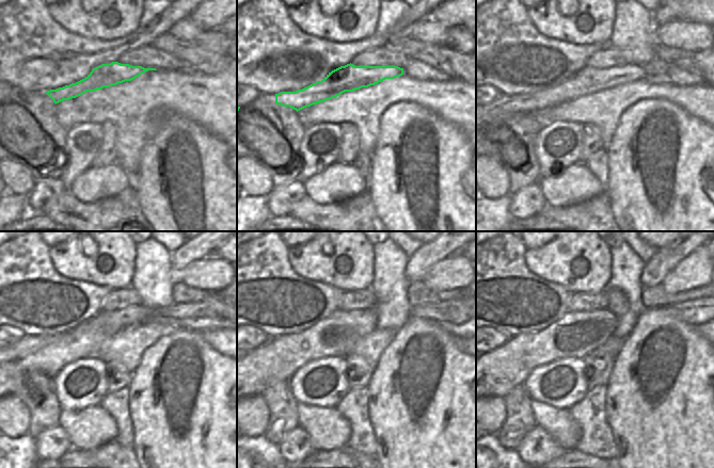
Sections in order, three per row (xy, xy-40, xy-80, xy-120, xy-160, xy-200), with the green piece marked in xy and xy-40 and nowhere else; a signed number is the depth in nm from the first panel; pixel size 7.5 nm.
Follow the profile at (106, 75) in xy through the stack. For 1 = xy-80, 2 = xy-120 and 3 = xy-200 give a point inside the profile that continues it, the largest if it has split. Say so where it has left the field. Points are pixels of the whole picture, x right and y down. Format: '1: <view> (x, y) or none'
1: xy-80 (587, 81)
2: xy-120 (106, 323)
3: xy-200 (693, 312)

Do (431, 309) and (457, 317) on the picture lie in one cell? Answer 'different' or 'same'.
same

